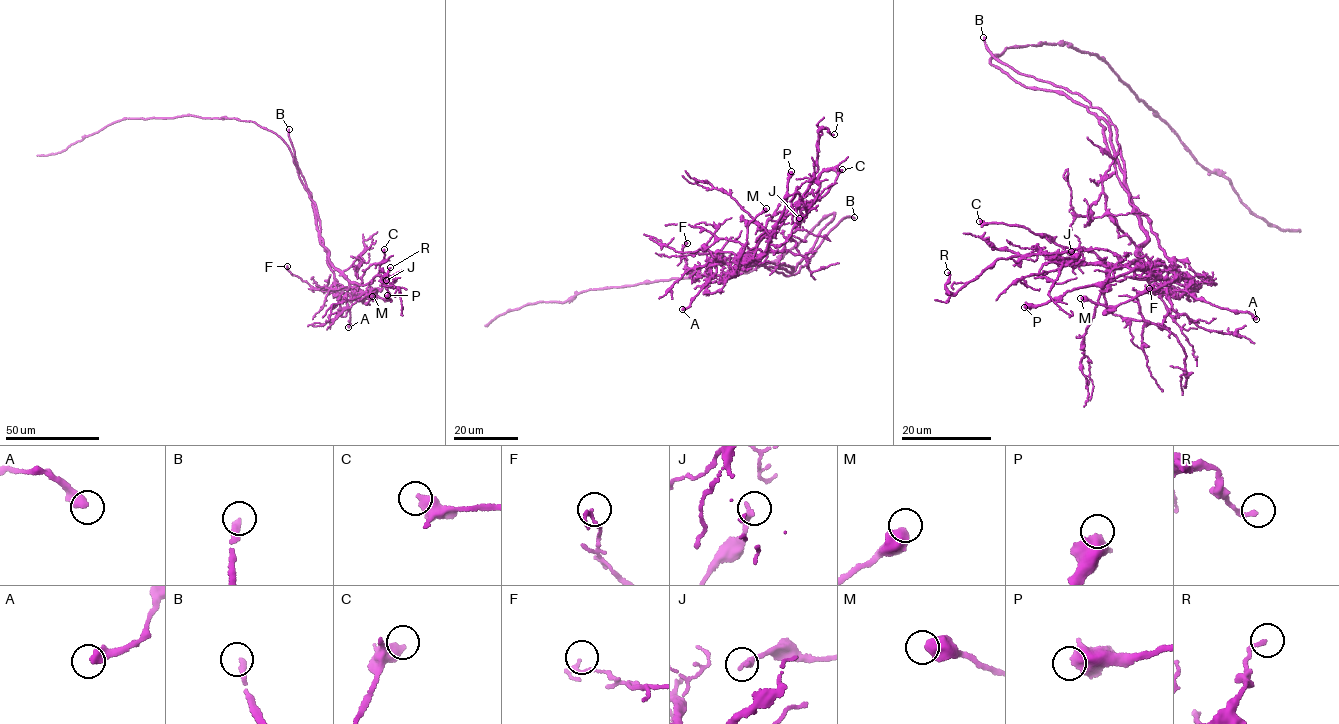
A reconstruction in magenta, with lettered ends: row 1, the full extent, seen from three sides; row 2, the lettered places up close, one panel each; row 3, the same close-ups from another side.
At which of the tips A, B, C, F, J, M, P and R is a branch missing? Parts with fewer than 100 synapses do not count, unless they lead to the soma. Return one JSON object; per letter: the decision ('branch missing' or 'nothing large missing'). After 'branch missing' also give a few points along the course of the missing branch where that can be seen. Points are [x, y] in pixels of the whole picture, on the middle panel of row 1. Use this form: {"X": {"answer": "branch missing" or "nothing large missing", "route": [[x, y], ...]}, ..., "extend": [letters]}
{"A": {"answer": "nothing large missing"}, "B": {"answer": "branch missing"}, "C": {"answer": "nothing large missing"}, "F": {"answer": "nothing large missing"}, "J": {"answer": "nothing large missing"}, "M": {"answer": "nothing large missing"}, "P": {"answer": "nothing large missing"}, "R": {"answer": "nothing large missing"}, "extend": ["B"]}

